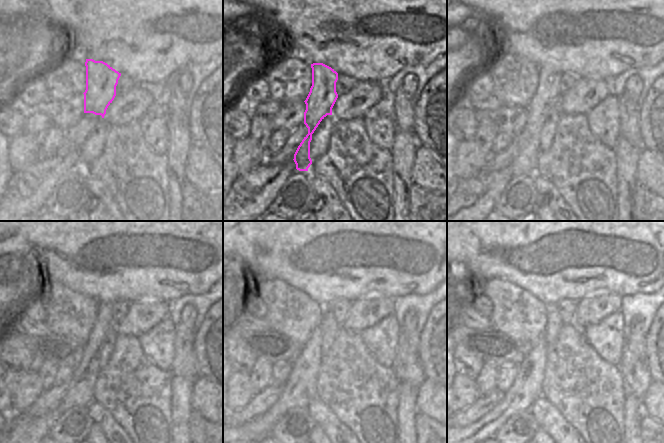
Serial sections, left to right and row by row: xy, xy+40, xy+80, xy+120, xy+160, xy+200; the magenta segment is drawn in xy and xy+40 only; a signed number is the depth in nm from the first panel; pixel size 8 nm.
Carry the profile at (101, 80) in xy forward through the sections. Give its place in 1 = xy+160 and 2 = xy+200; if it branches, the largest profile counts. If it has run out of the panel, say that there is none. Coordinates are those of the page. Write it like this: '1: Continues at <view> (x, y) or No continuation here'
1: Continues at xy+160 (299, 390)
2: Continues at xy+200 (527, 387)

